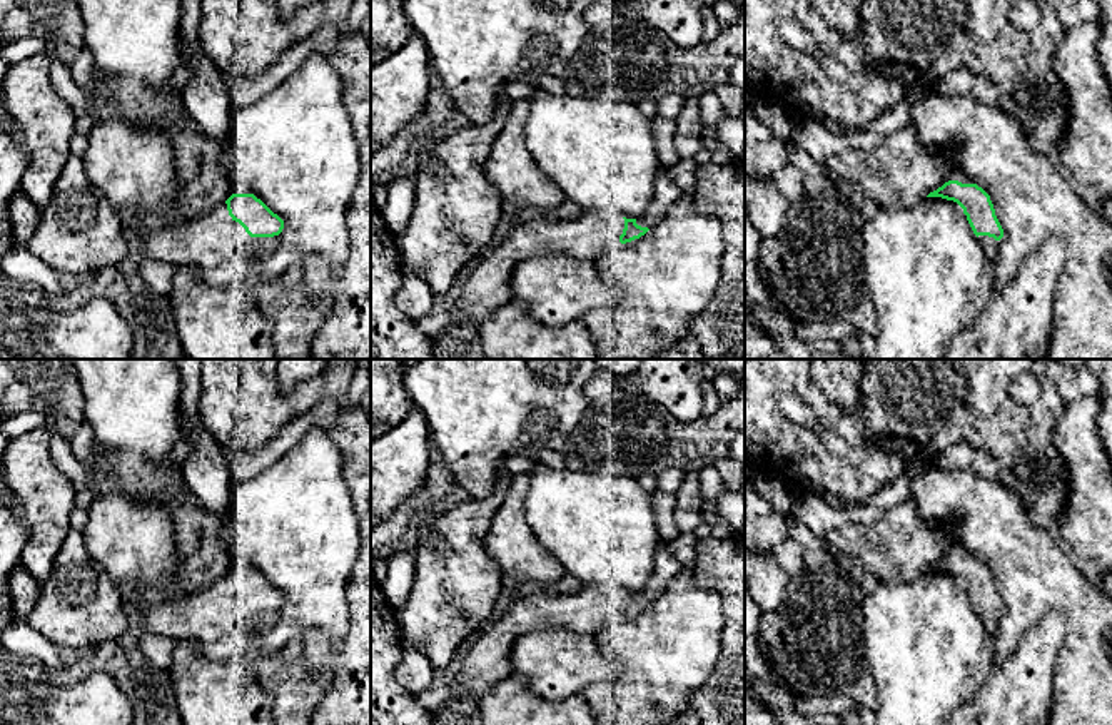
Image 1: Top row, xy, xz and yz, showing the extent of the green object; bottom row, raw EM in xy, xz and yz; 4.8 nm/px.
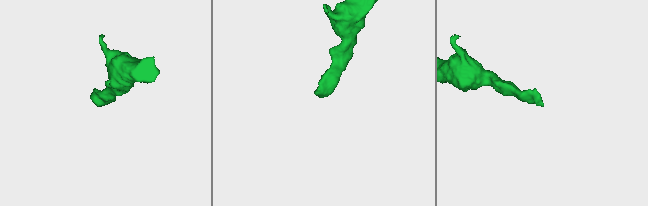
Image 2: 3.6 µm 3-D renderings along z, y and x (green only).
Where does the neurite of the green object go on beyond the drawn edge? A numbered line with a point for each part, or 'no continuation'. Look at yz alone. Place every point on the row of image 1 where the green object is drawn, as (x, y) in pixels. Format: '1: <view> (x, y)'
1: yz (990, 244)

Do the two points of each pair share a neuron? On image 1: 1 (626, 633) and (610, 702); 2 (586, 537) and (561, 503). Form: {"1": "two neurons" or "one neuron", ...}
{"1": "one neuron", "2": "one neuron"}

